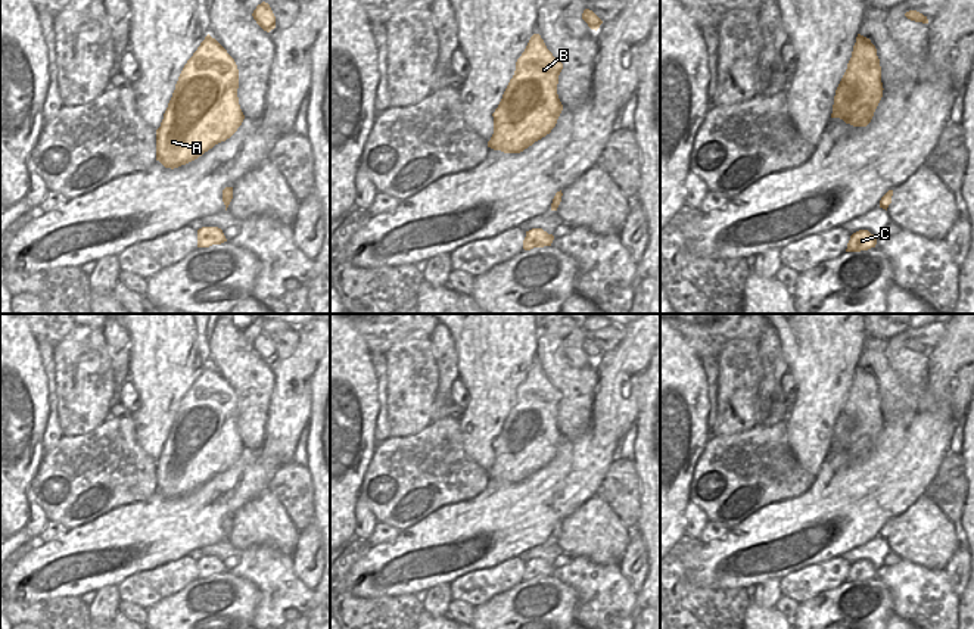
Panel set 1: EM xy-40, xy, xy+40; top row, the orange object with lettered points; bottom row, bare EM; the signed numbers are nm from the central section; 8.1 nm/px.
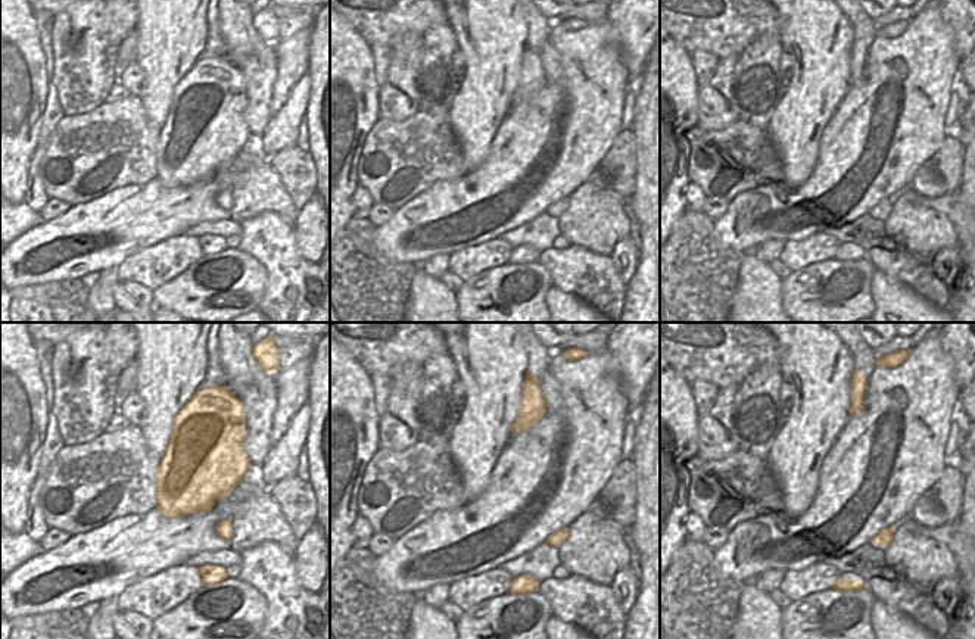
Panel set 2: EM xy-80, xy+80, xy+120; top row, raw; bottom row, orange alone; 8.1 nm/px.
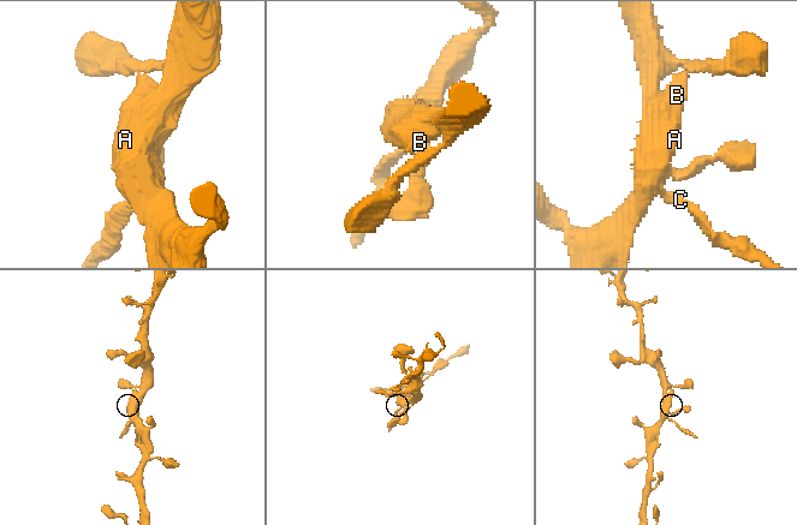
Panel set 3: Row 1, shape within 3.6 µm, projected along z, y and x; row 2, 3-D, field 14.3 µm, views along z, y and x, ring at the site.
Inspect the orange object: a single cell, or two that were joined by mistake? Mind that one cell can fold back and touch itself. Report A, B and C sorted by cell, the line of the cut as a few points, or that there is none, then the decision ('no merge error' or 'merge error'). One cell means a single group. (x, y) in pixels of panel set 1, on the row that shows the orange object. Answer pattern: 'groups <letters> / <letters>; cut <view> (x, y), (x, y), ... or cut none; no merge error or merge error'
groups A B C; cut none; no merge error

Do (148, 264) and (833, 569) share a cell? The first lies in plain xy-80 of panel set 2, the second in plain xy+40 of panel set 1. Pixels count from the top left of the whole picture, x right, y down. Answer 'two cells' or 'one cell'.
one cell

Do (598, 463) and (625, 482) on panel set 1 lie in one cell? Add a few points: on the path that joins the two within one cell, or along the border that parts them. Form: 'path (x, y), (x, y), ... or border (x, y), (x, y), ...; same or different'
border (618, 455), (596, 494); different

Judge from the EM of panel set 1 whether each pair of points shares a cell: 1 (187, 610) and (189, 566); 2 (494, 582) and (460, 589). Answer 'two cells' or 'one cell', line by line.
1: two cells
2: one cell

